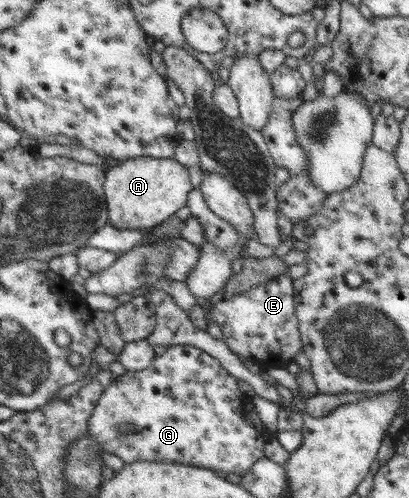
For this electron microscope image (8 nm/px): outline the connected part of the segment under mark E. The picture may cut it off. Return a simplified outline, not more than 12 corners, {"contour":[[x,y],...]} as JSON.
{"contour":[[288,274],[207,313],[262,370],[304,351]]}

